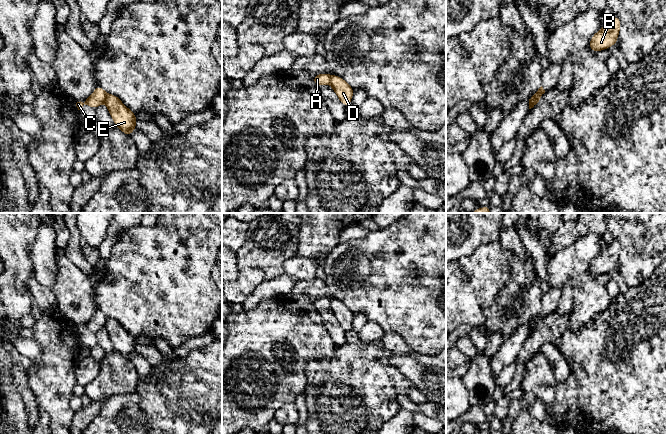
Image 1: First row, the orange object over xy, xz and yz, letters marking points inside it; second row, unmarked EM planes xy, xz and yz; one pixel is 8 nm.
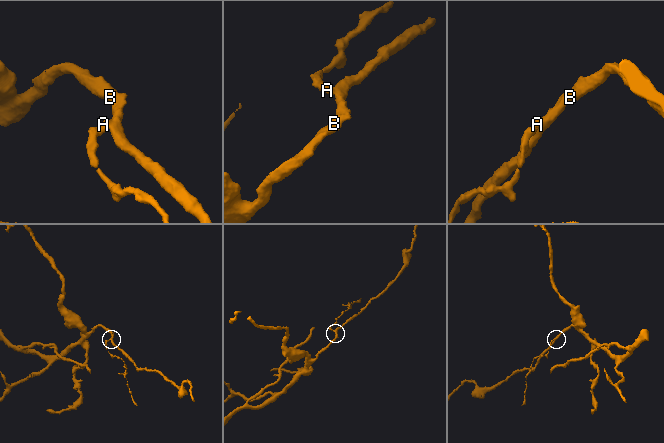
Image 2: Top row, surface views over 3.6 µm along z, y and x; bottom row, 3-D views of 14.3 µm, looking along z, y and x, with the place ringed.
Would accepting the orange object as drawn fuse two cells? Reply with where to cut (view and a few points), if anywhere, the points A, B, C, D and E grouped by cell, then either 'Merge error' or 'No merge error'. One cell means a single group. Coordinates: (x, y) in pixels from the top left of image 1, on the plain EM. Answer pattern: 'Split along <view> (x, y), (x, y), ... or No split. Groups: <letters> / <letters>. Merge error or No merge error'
Split along xy (107, 318), (103, 326). Groups: A C / B D E. Merge error

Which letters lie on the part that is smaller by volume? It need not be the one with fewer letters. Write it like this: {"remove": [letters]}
{"remove": ["A", "C"]}

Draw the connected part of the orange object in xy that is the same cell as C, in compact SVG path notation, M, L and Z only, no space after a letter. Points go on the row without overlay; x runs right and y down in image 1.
M97 309L92 319L89 320L83 326L81 325L77 326L76 330L78 334L80 334L84 328L92 331L93 333L96 333L99 329L105 326L106 320L107 320L107 317L105 316L105 314L99 309Z

